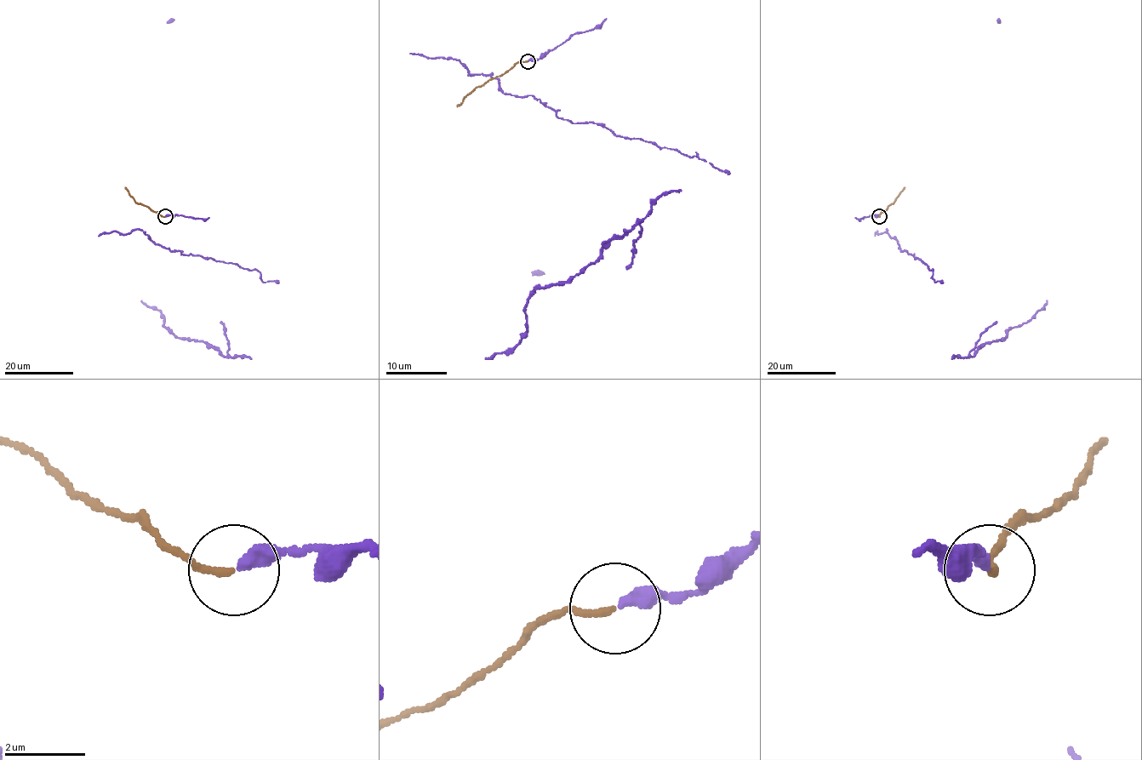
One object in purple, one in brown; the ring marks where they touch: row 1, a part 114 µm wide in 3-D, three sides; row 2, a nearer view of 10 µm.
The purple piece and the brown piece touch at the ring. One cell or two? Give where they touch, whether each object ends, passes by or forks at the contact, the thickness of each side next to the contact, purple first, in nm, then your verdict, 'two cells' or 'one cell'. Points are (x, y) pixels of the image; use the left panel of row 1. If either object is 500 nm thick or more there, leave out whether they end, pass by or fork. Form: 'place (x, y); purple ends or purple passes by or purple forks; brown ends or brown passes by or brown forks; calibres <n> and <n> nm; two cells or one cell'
place (165, 216); purple ends; brown ends; calibres 360 and 170 nm; one cell

